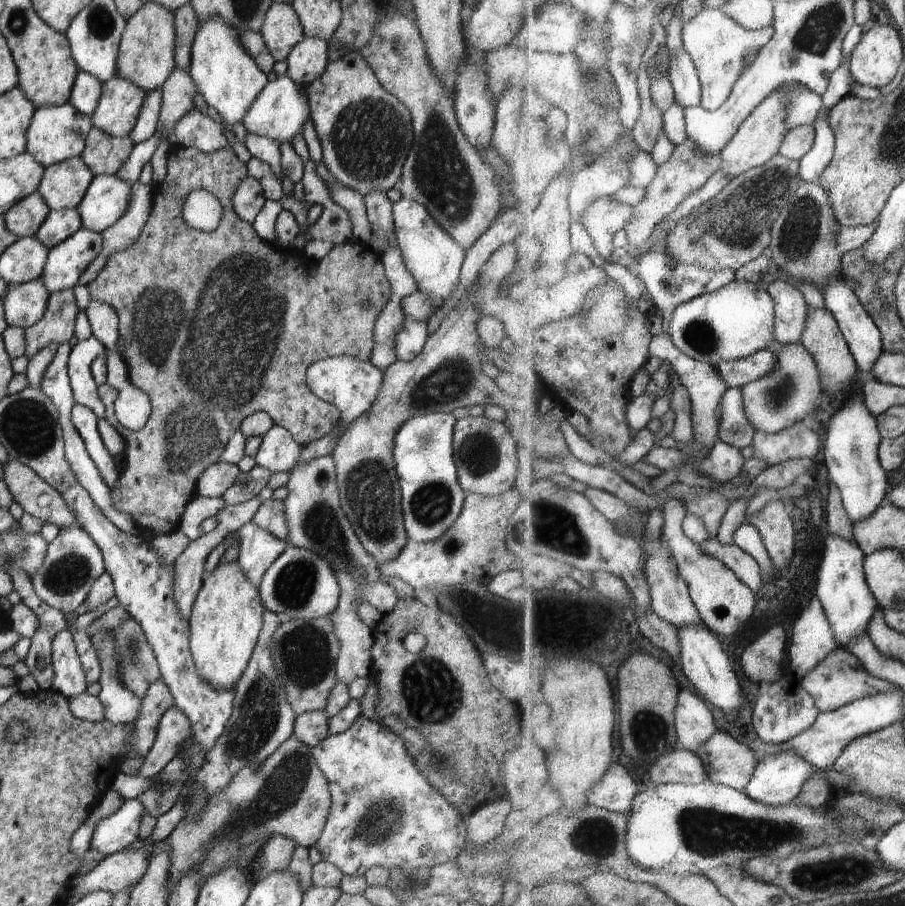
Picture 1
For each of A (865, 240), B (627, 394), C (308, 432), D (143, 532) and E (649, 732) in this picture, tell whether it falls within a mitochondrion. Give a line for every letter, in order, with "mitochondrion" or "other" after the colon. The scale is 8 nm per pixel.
A: other
B: other
C: other
D: other
E: mitochondrion

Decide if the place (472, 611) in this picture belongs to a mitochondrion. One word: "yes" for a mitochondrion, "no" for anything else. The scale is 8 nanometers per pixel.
no

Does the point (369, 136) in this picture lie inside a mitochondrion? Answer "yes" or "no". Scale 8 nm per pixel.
yes

